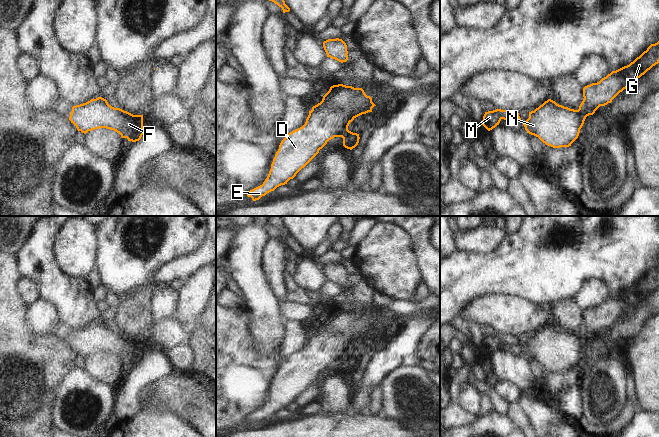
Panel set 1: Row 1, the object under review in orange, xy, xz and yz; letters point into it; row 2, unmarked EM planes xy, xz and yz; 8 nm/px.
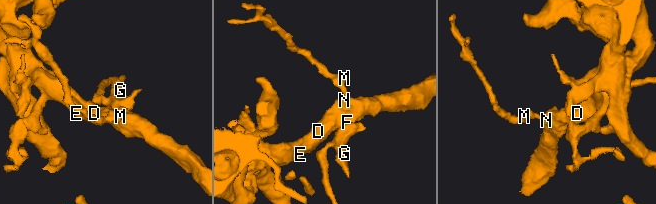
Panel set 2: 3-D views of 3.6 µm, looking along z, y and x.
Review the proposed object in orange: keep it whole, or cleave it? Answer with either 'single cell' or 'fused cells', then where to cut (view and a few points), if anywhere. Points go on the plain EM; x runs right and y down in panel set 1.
fused cells; cut yz (577, 334), (586, 340)

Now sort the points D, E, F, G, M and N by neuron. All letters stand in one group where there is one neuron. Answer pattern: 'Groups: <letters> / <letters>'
Groups: D E F M N / G

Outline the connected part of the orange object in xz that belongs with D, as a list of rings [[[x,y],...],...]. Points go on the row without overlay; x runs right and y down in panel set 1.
[[[343,308],[331,310],[322,325],[309,335],[305,348],[281,365],[267,402],[247,420],[256,425],[287,408],[329,364],[341,361],[356,341],[372,336],[374,330],[372,322],[362,312]]]

